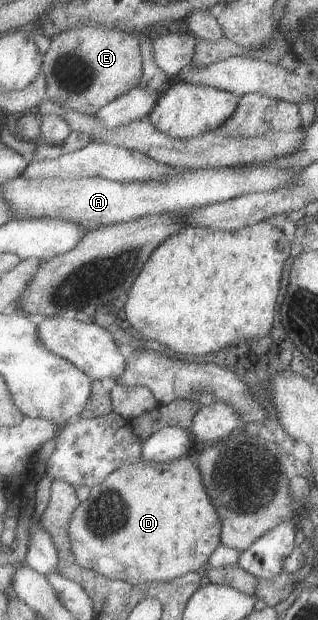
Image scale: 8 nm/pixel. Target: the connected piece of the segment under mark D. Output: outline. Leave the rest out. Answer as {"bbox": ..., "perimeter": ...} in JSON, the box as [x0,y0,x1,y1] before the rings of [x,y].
{"bbox":[69,457,223,585],"perimeter":[[[182,457],[169,463],[155,463],[144,459],[137,463],[125,464],[124,467],[112,472],[106,480],[103,480],[98,486],[90,490],[90,496],[85,501],[82,501],[80,506],[74,511],[69,524],[72,550],[79,565],[111,579],[131,582],[133,585],[141,585],[148,581],[151,583],[162,583],[163,581],[180,578],[191,572],[203,572],[209,566],[212,554],[216,552],[216,549],[222,543],[222,531],[223,520],[216,510],[211,496],[207,493],[207,488],[203,481],[203,472],[188,457]]]}

